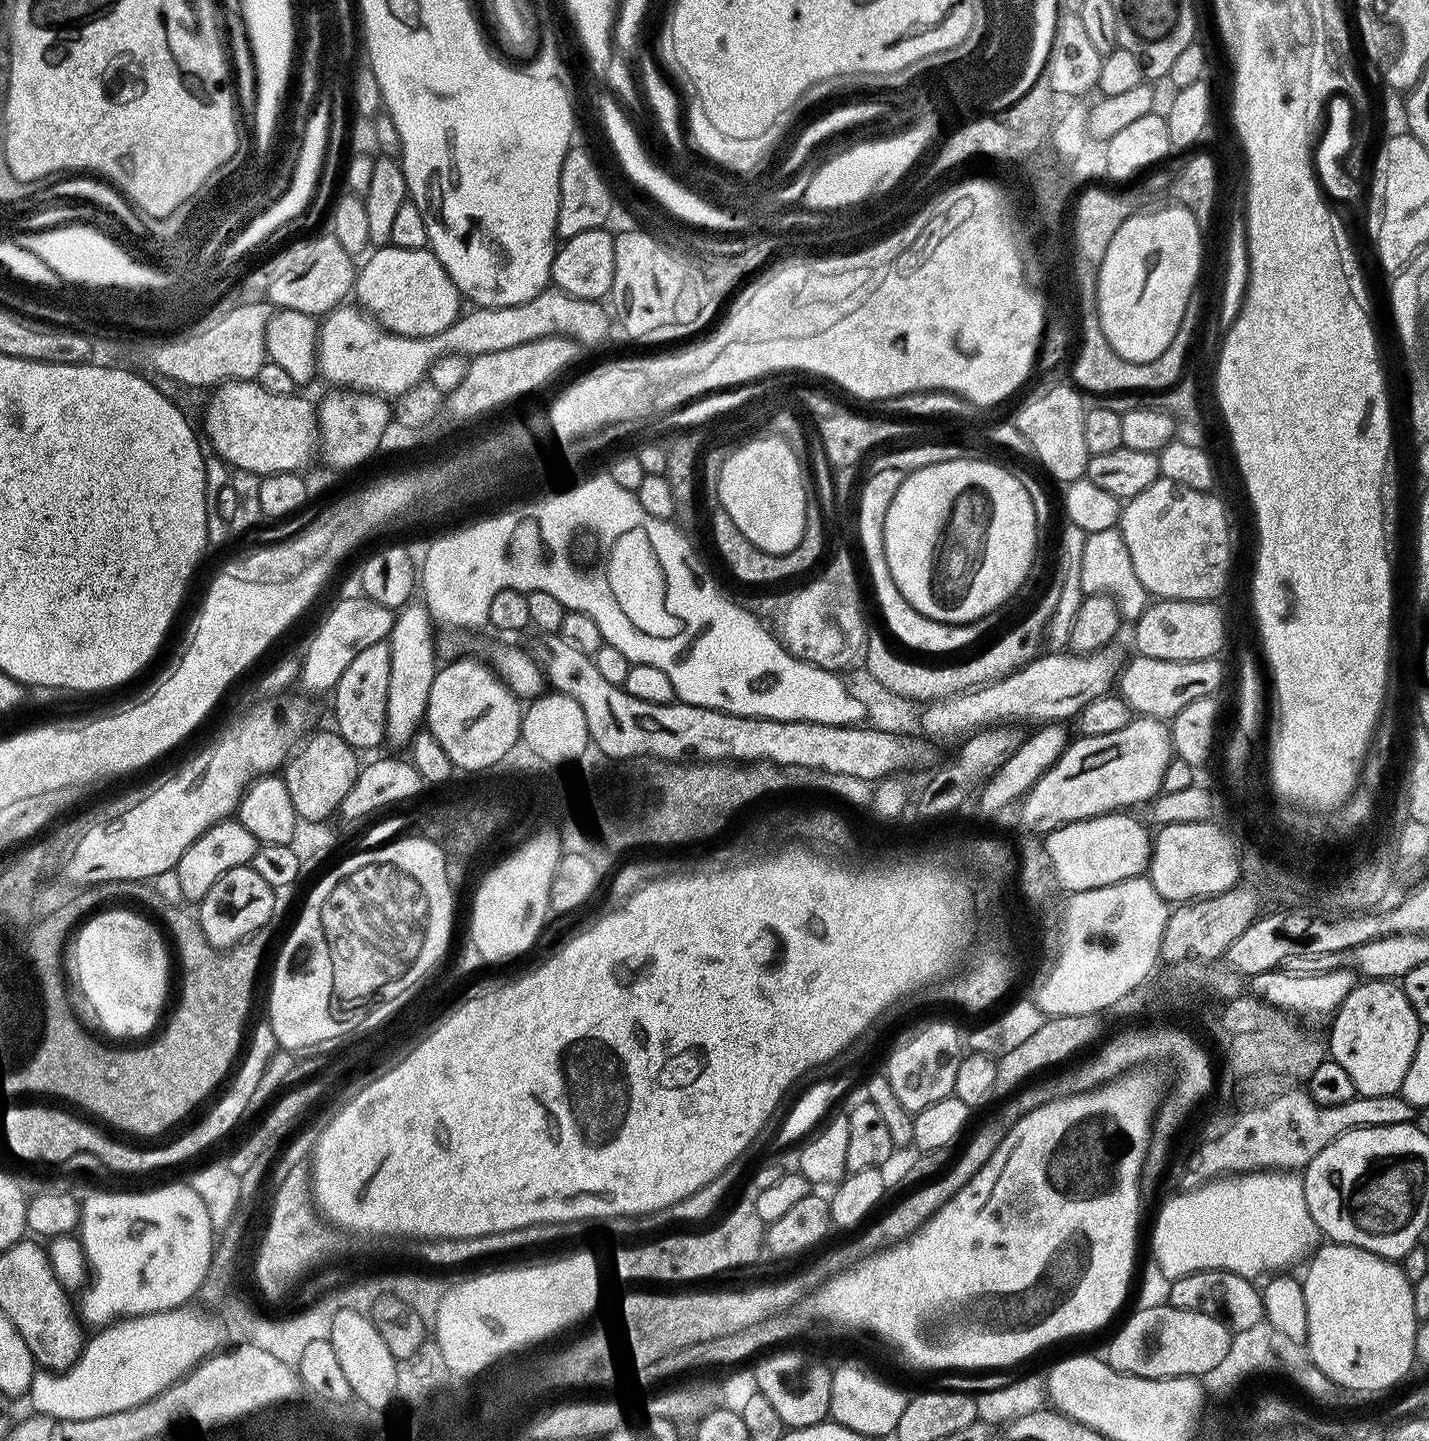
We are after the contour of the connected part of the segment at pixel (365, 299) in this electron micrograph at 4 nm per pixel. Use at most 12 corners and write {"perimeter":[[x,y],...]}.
{"perimeter":[[380,246],[354,296],[396,336],[442,334],[460,291],[428,248]]}

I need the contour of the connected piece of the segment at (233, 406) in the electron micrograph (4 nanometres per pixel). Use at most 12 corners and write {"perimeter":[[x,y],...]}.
{"perimeter":[[230,380],[204,408],[211,451],[261,478],[318,452],[301,394]]}

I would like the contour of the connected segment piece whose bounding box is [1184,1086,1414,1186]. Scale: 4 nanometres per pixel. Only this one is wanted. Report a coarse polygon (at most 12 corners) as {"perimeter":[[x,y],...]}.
{"perimeter":[[1294,1086],[1197,1147],[1195,1186],[1303,1170],[1355,1128],[1412,1124],[1399,1094],[1318,1104]]}

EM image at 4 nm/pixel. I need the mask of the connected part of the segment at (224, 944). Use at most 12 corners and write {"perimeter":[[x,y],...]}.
{"perimeter":[[253,867],[226,870],[199,901],[217,950],[265,927],[276,896]]}

